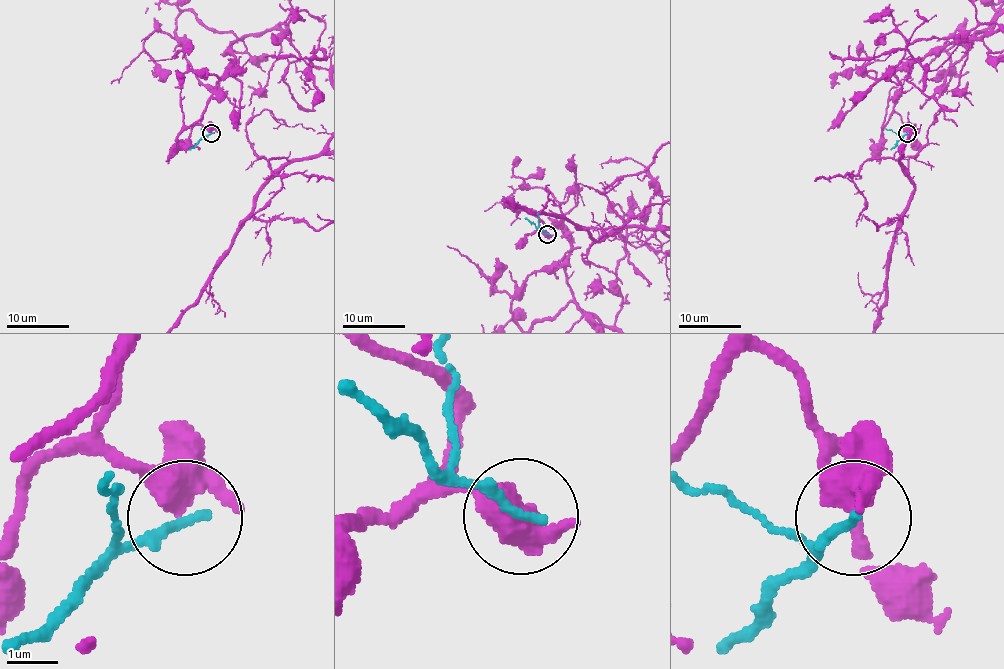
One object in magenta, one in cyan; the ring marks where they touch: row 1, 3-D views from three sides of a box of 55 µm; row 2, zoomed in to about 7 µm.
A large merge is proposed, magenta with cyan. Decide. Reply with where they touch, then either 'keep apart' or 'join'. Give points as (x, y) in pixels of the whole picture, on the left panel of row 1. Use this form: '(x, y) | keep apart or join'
(211, 133) | keep apart

